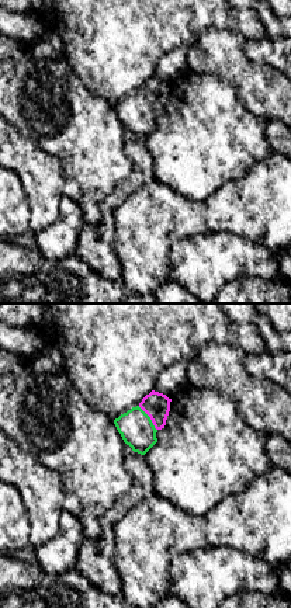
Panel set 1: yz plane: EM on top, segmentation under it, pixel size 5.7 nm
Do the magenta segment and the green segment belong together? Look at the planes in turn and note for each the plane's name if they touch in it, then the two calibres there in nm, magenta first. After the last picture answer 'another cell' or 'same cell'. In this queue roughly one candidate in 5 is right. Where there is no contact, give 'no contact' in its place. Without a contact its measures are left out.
contact in yz; calibres 150 and 190 nm

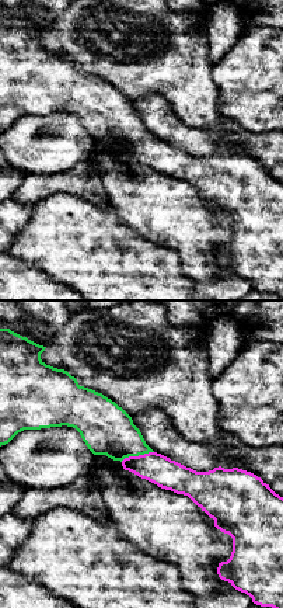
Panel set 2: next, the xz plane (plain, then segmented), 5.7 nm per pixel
contact in xz; calibres 170 and 300 nm

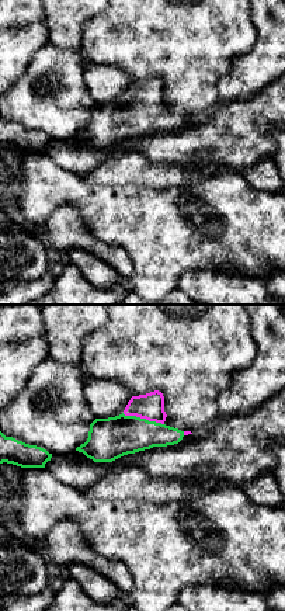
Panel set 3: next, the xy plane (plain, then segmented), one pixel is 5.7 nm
contact in xy; calibres 160 and 240 nm

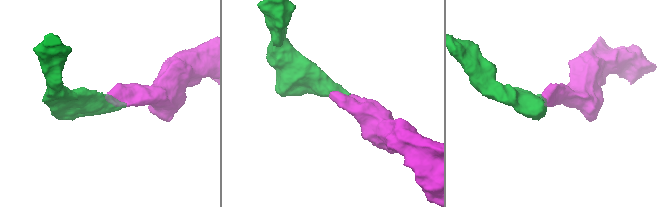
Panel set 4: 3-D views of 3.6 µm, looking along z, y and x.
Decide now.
same cell

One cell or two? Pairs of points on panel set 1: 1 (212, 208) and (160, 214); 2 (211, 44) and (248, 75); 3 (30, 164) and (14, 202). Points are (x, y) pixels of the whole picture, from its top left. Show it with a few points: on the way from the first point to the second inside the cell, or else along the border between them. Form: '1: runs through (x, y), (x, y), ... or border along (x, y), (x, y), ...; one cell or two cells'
1: runs through (200, 214), (173, 214); one cell
2: runs through (220, 52), (239, 69); one cell
3: border along (14, 172), (23, 187), (30, 216); two cells

